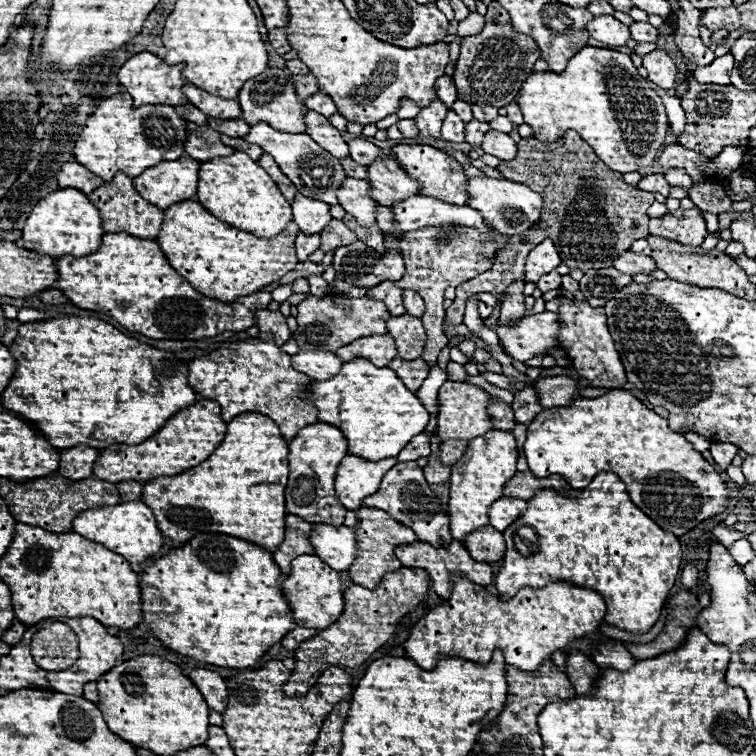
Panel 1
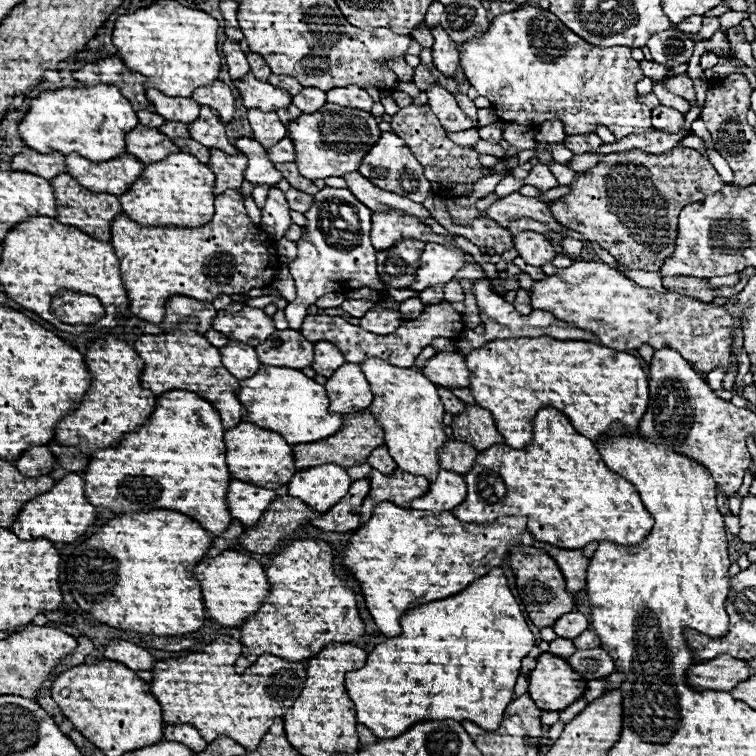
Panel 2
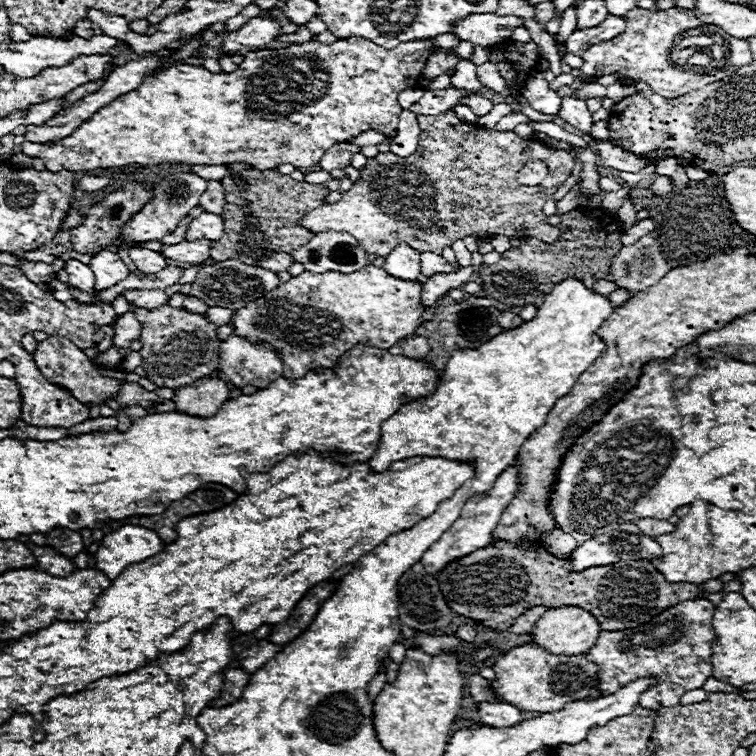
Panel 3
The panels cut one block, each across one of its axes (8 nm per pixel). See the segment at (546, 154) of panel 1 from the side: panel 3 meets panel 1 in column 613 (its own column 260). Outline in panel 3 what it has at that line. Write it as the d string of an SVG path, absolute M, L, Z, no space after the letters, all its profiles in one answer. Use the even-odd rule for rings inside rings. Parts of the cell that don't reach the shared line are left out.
M240 162L226 166L222 186L226 190L226 210L222 212L226 236L210 248L210 256L216 262L238 260L250 266L258 266L262 258L274 252L292 252L310 242L314 234L302 230L300 220L310 210L322 206L330 192L324 184L298 182L276 170L254 170Z

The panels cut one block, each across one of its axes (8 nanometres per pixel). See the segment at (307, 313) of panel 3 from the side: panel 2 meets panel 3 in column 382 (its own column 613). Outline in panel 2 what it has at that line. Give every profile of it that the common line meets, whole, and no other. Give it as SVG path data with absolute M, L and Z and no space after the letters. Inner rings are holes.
M580 260L568 268L558 268L556 274L534 280L530 298L534 310L552 312L556 318L596 334L604 346L614 350L638 350L642 344L650 344L656 350L672 346L700 372L710 372L716 366L728 368L736 360L730 352L730 330L742 322L732 318L724 306L698 302L676 292L660 294L652 288L642 288L604 262Z

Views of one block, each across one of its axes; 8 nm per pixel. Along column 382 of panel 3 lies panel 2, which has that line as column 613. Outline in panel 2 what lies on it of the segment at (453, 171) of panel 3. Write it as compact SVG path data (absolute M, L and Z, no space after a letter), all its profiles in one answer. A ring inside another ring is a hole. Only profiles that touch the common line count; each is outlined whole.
M676 146L664 154L644 154L640 150L612 152L594 168L582 172L570 184L570 194L552 202L550 210L562 226L598 242L624 266L656 272L660 262L672 254L680 210L688 202L716 194L722 186L720 174L694 148Z

